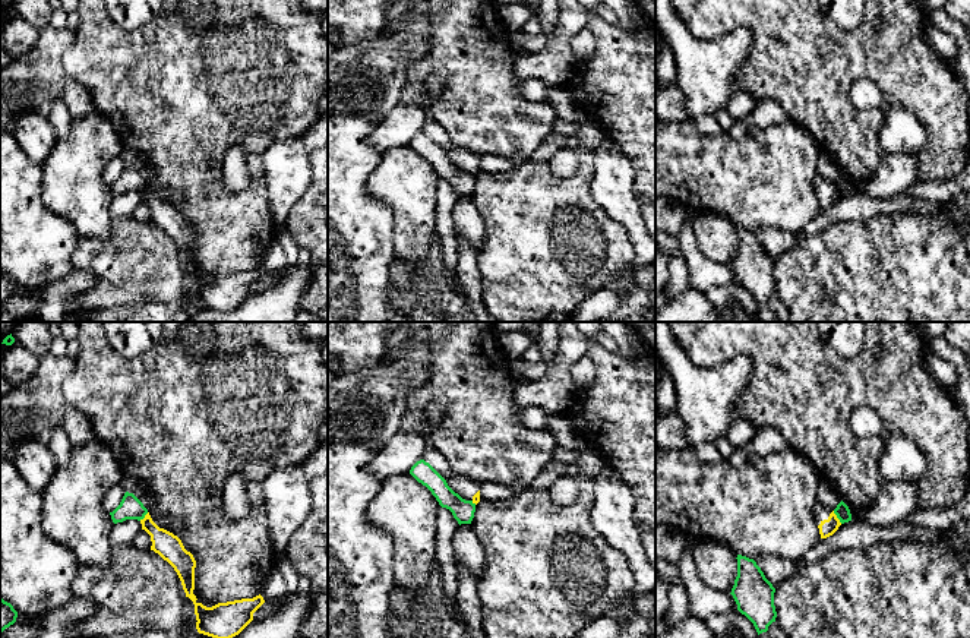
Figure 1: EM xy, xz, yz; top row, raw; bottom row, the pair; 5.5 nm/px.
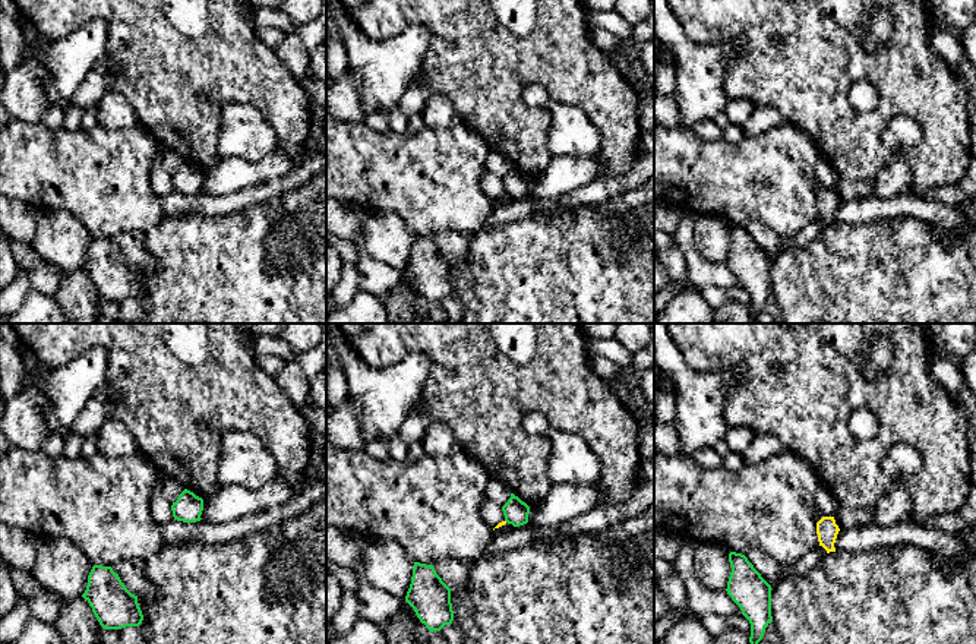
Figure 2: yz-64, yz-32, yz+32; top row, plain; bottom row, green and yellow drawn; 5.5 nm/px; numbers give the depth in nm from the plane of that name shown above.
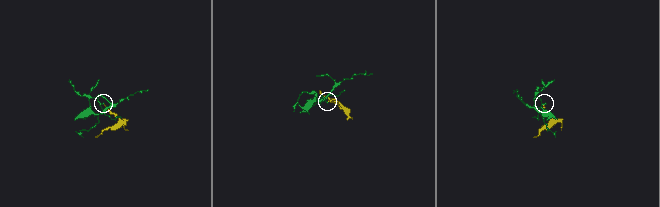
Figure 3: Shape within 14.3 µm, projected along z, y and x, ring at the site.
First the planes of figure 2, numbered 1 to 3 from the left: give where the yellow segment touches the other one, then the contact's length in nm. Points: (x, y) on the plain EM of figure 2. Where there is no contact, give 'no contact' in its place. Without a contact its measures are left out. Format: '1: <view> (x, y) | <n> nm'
1: no contact
2: no contact
3: no contact

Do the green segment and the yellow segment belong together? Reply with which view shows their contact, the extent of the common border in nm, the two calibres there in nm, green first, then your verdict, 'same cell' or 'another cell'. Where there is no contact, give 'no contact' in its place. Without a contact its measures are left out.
contact in yz; length 90 nm; calibres 80 and 90 nm; another cell

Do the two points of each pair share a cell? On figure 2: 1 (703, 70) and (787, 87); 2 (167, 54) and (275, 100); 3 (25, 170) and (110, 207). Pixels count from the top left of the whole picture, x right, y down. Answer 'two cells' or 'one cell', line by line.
1: two cells
2: one cell
3: one cell

